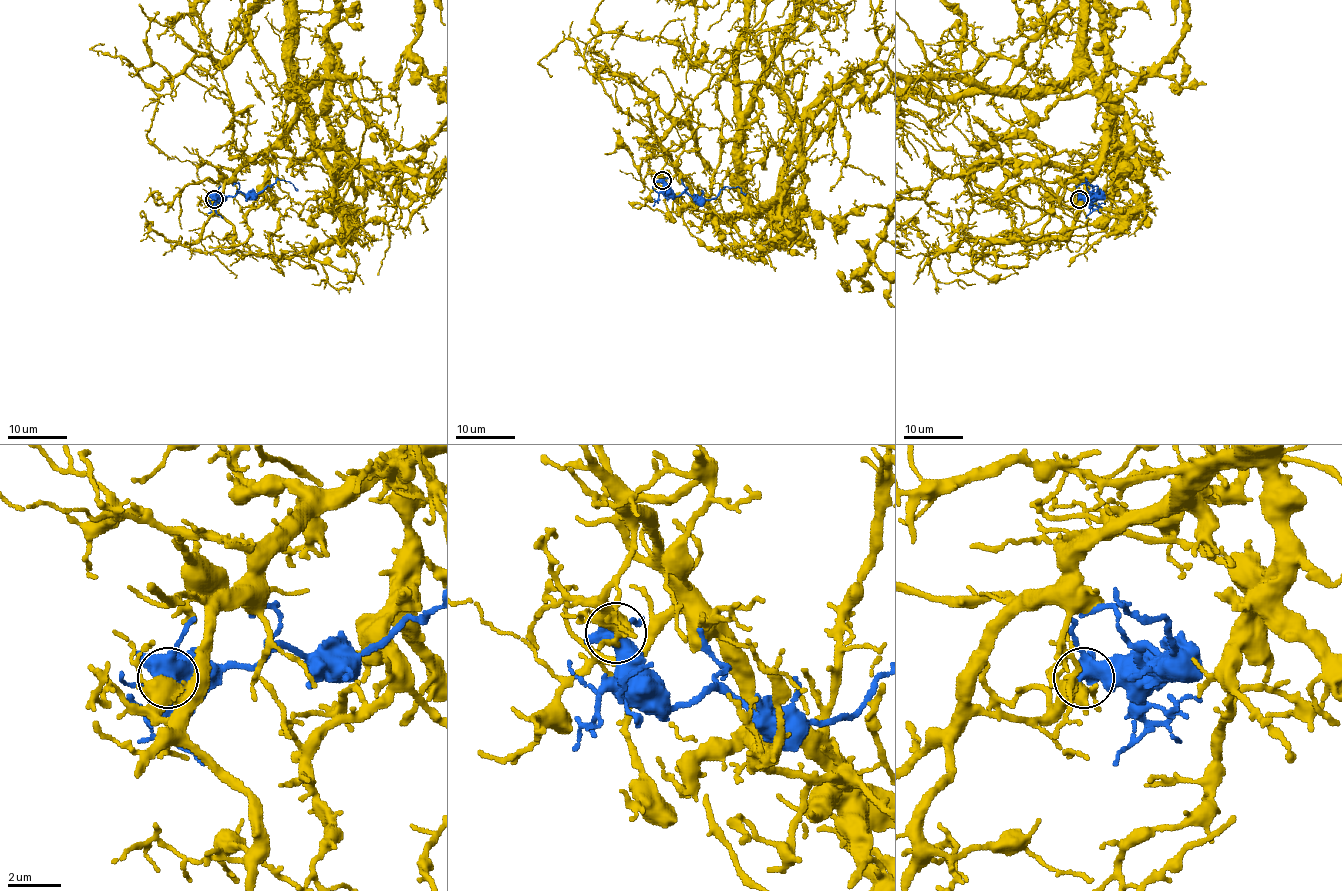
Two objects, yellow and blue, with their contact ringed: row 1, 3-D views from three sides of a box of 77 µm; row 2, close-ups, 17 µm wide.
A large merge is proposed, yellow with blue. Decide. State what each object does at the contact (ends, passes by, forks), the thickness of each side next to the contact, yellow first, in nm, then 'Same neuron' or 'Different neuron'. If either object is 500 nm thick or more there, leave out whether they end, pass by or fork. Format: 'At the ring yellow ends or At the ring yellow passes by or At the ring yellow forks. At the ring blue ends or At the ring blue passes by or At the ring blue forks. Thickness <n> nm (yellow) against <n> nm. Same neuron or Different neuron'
At the ring yellow forks. At the ring blue forks. Thickness 420 nm (yellow) against 460 nm. Different neuron

